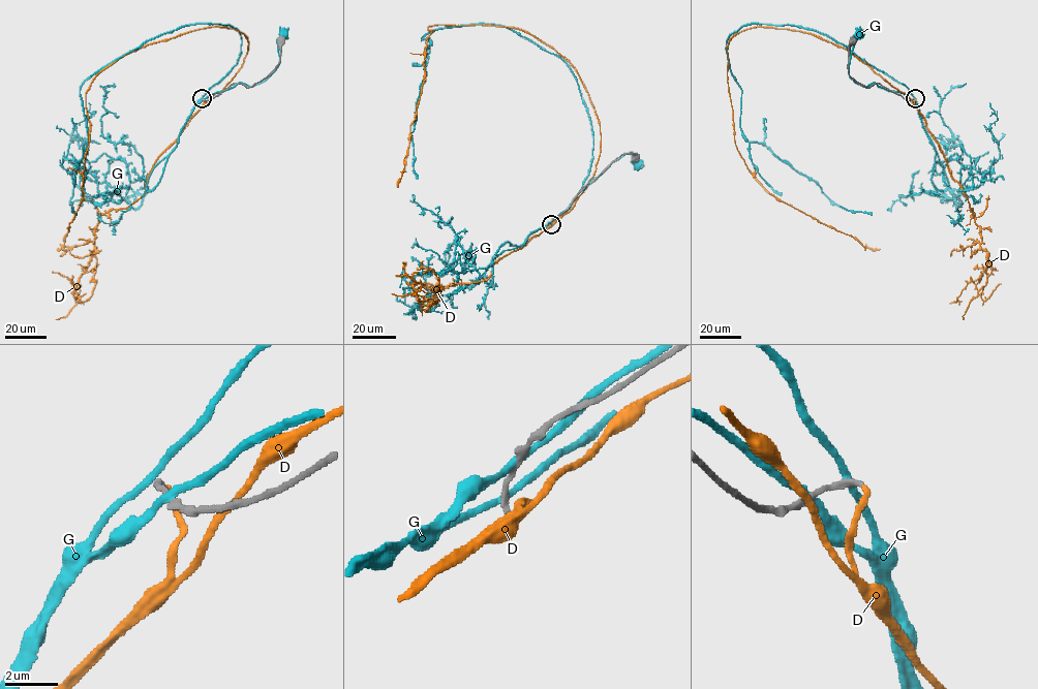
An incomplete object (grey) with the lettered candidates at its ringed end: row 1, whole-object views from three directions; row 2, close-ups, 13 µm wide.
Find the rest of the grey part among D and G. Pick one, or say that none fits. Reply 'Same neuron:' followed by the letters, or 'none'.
Same neuron: D

